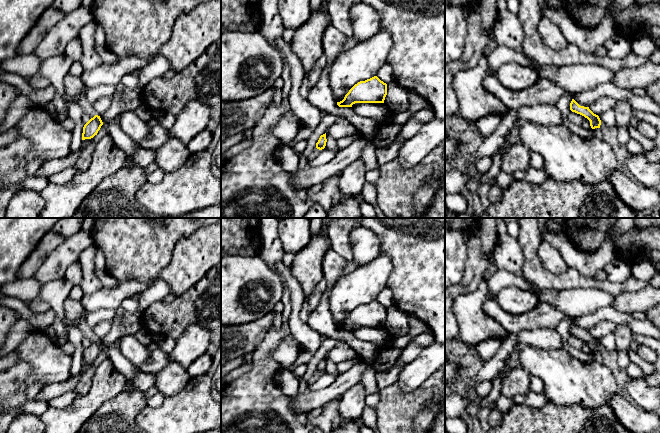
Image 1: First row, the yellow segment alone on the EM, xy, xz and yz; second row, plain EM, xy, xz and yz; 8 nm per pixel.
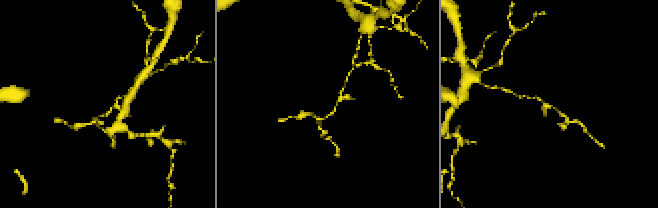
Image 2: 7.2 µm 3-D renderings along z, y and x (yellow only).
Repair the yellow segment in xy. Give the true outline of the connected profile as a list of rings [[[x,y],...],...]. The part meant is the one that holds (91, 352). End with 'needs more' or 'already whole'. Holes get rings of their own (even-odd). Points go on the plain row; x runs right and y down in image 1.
[[[95,339],[84,349],[82,364],[93,362],[95,359],[97,359],[102,349],[103,349],[103,346],[100,340]]]; already whole

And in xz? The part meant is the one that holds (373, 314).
[[[374,300],[355,308],[344,323],[337,326],[339,331],[352,331],[355,327],[384,327],[387,308]]]; already whole

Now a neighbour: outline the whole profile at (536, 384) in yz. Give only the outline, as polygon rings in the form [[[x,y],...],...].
[[[532,376],[530,381],[530,390],[536,393],[543,393],[544,386],[542,380],[536,376]]]

